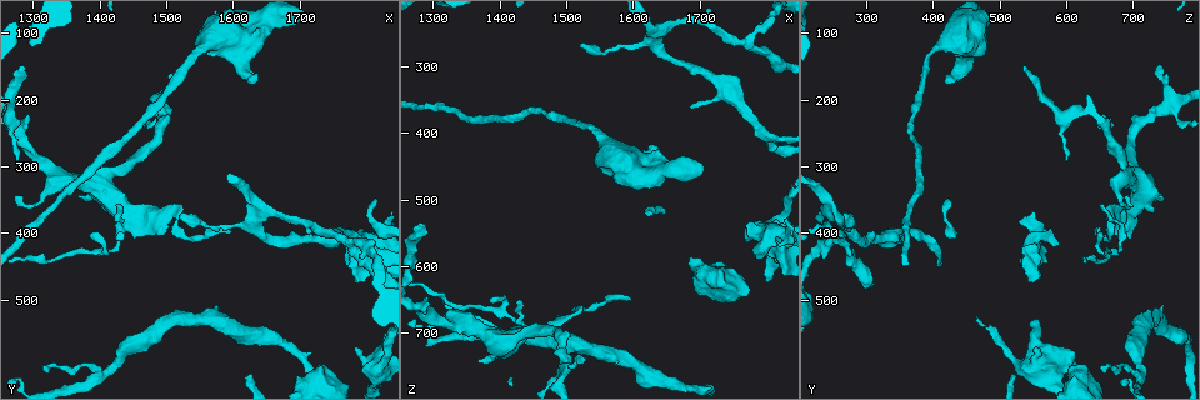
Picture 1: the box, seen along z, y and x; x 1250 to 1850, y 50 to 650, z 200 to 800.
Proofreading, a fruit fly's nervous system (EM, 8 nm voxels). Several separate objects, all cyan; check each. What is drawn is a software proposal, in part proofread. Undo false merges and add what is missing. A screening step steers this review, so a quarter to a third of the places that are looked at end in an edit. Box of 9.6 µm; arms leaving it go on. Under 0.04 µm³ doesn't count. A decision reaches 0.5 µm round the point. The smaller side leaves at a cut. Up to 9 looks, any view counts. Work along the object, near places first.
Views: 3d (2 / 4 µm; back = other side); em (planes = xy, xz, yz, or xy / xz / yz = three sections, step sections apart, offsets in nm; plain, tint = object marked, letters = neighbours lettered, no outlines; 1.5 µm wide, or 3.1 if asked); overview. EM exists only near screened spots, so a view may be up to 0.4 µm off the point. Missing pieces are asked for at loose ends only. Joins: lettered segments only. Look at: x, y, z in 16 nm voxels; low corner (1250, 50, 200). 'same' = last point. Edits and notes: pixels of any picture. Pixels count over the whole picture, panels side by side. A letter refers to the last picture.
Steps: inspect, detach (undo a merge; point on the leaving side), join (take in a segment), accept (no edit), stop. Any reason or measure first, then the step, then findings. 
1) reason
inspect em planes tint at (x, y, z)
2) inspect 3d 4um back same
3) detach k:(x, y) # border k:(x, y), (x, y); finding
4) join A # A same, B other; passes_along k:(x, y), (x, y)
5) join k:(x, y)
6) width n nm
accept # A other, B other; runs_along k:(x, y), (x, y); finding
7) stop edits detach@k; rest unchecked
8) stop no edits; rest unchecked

branch stops here
inspect em planes tint at (1790, 470, 545)

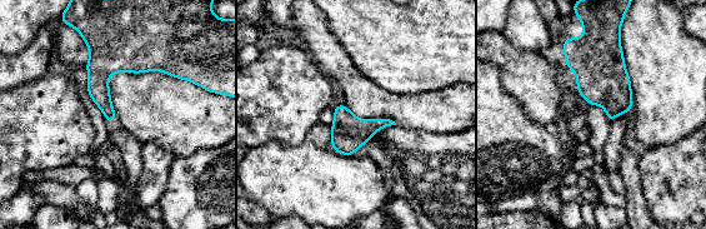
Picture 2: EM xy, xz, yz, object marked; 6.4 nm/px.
what lies round it
inspect em planes letters same

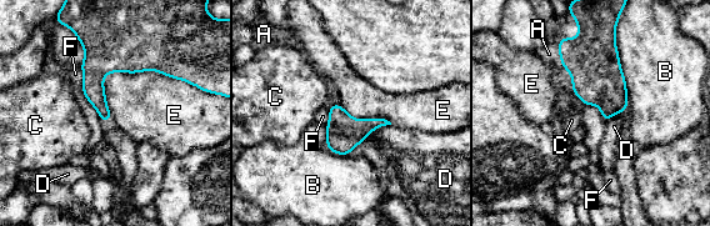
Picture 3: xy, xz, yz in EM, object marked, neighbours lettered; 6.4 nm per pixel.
join A # A same, B other, C other, D other, E other, F other; passes_along 3:(593, 60), (558, 50), (549, 54); the neuron continues

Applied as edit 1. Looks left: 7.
inspect overview

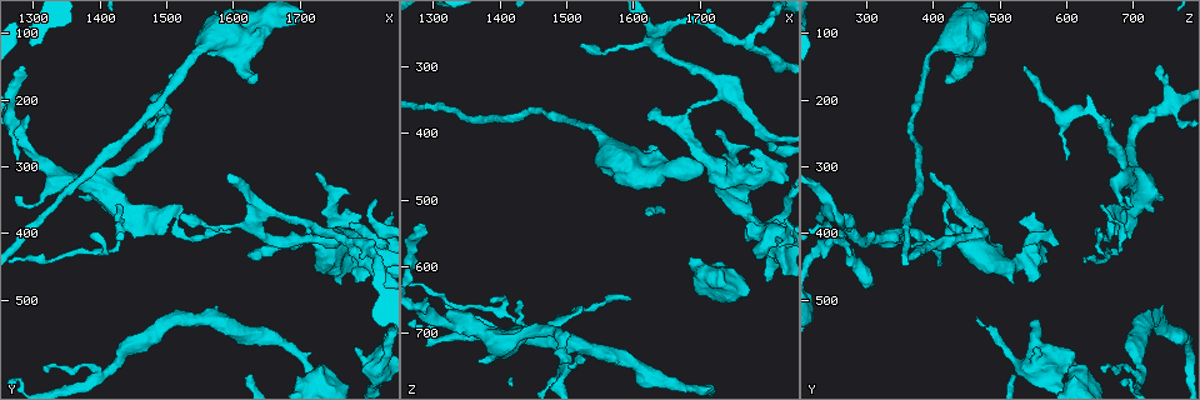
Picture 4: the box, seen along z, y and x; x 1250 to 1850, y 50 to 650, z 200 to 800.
thin arm on a thick one
inspect em 3.1um planes letters at (1430, 365, 700)

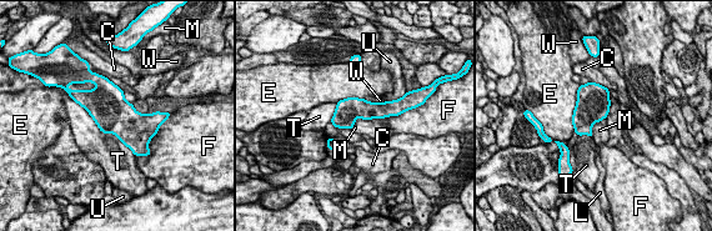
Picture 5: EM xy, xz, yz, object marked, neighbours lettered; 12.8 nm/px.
width 320 nm
accept # C other, E other, F other, L other, M other, T other, U other, W other; border 5:(382, 117), (357, 117), (351, 129); continuous, no second neuron

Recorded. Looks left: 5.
an open end
inspect em 3.1um planes letters at (1525, 150, 740)

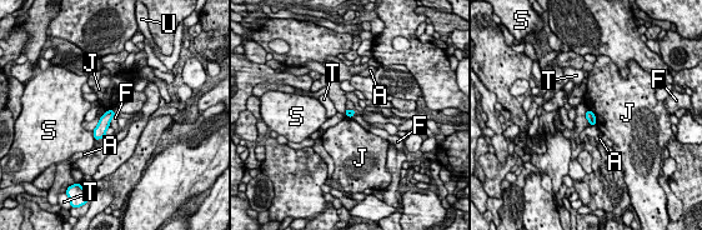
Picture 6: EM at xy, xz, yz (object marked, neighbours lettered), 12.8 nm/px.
width 100 nm
join U # A other, F other, J other, S other, T other, U same; passes_along 6:(104, 123), (114, 111), (130, 106); the neuron continues

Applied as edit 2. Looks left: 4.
redraw
inspect overview

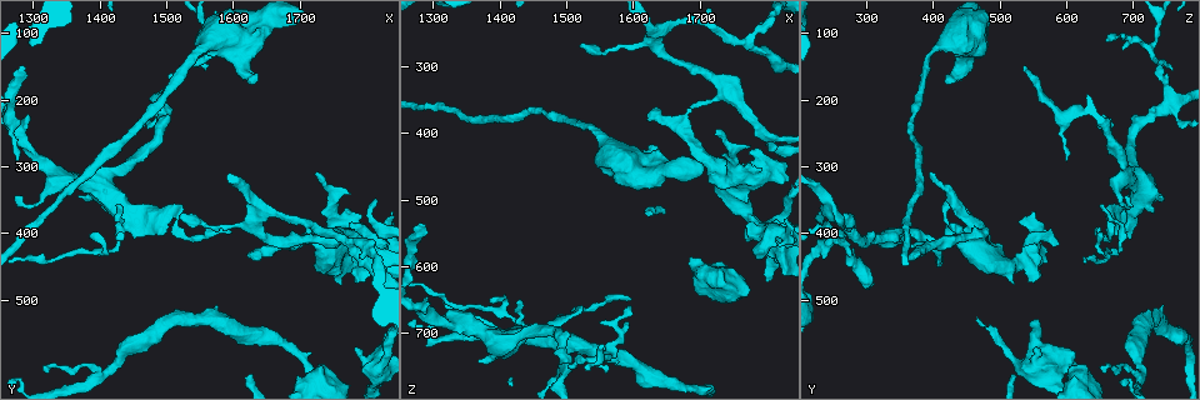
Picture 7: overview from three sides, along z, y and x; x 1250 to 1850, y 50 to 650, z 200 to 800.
branch stops here
inspect 3d 4um at (1635, 155, 425)

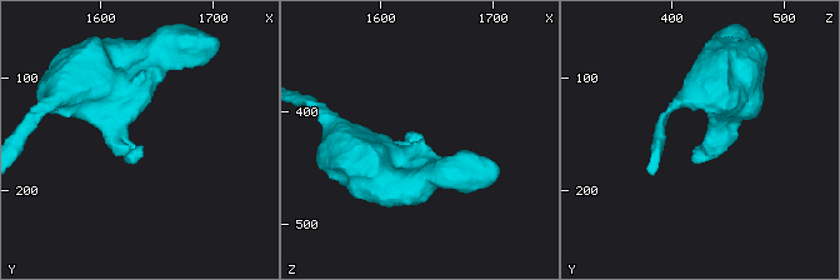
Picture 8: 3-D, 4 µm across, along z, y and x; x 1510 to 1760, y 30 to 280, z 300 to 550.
inspect em planes letters at (1634, 160, 424)

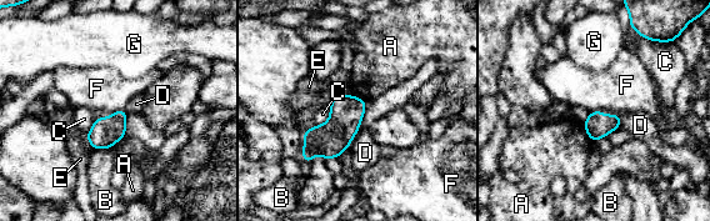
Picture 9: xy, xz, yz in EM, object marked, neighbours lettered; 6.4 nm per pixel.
accept # A other, B other, C other, D other, E other, F other, G other; border 9:(124, 109), (113, 111); no lettered segment goes on from it

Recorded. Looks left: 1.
stop edits join@3, join@6; rest unchecked

